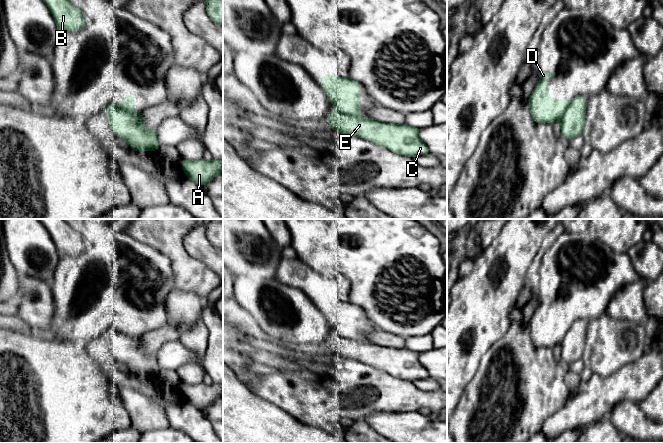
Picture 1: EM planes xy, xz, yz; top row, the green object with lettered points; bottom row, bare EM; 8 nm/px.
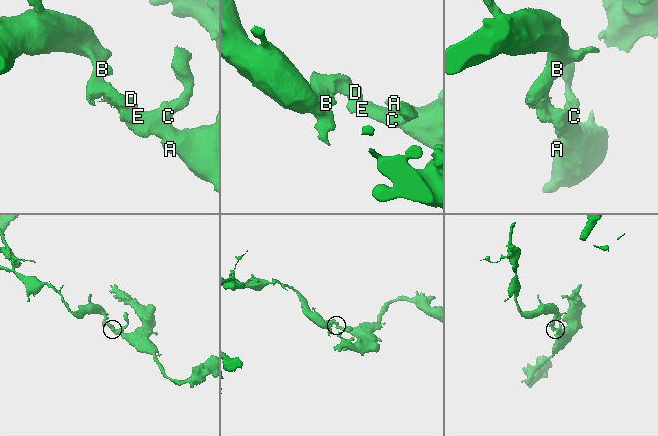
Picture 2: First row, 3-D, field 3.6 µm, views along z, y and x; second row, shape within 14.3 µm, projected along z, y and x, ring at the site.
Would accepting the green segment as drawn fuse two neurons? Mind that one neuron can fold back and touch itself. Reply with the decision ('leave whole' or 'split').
split

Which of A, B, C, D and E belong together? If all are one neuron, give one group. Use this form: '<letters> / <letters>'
A C E / B D

